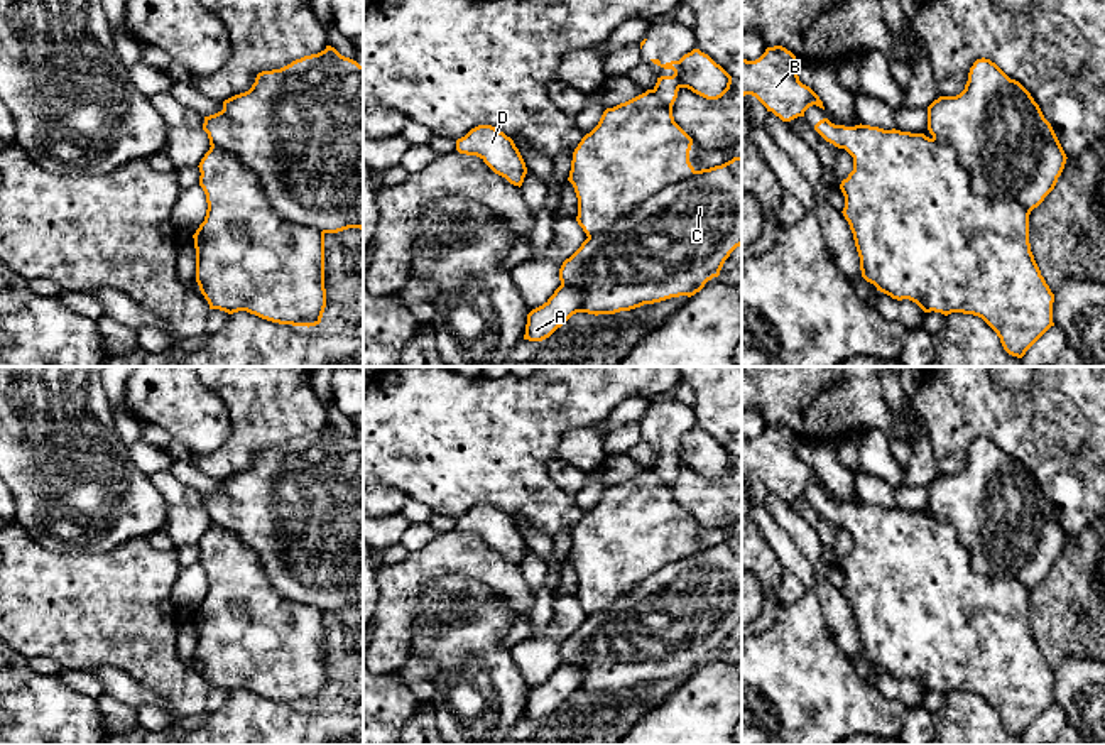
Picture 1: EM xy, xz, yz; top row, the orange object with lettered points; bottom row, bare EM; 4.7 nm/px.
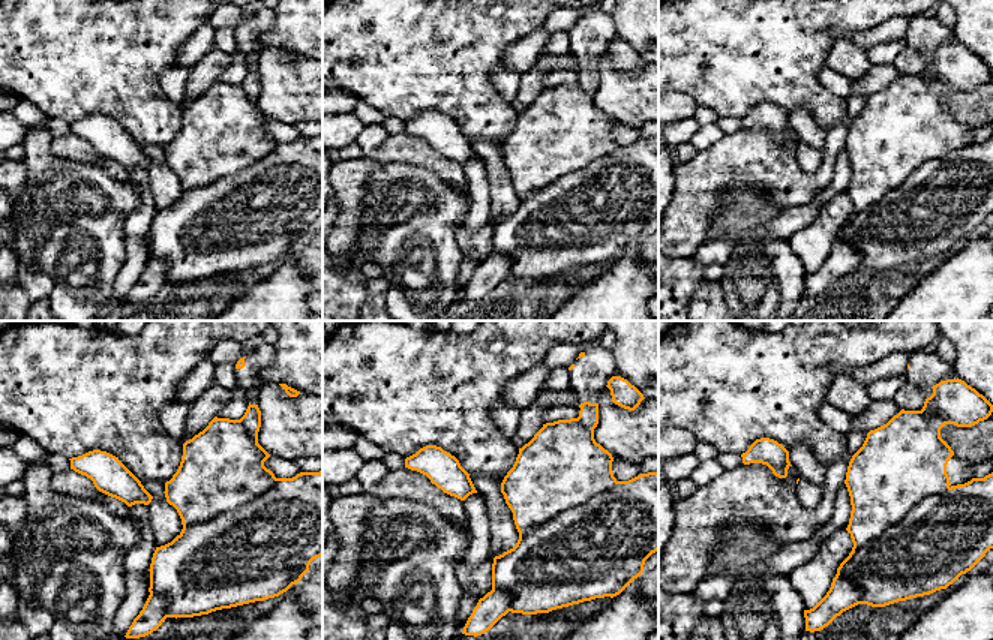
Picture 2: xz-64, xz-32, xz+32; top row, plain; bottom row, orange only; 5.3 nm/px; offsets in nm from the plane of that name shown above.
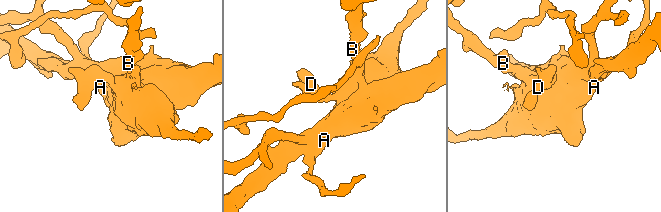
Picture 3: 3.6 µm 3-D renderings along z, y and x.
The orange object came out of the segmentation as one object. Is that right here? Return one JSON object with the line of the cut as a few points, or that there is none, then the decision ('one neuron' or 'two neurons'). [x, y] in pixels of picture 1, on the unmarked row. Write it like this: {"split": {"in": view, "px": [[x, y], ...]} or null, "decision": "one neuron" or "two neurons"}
{"split": {"in": "xy", "px": [[212, 524], [255, 553], [281, 597], [323, 612]]}, "decision": "two neurons"}

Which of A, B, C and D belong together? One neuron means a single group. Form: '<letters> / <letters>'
A D / B C

